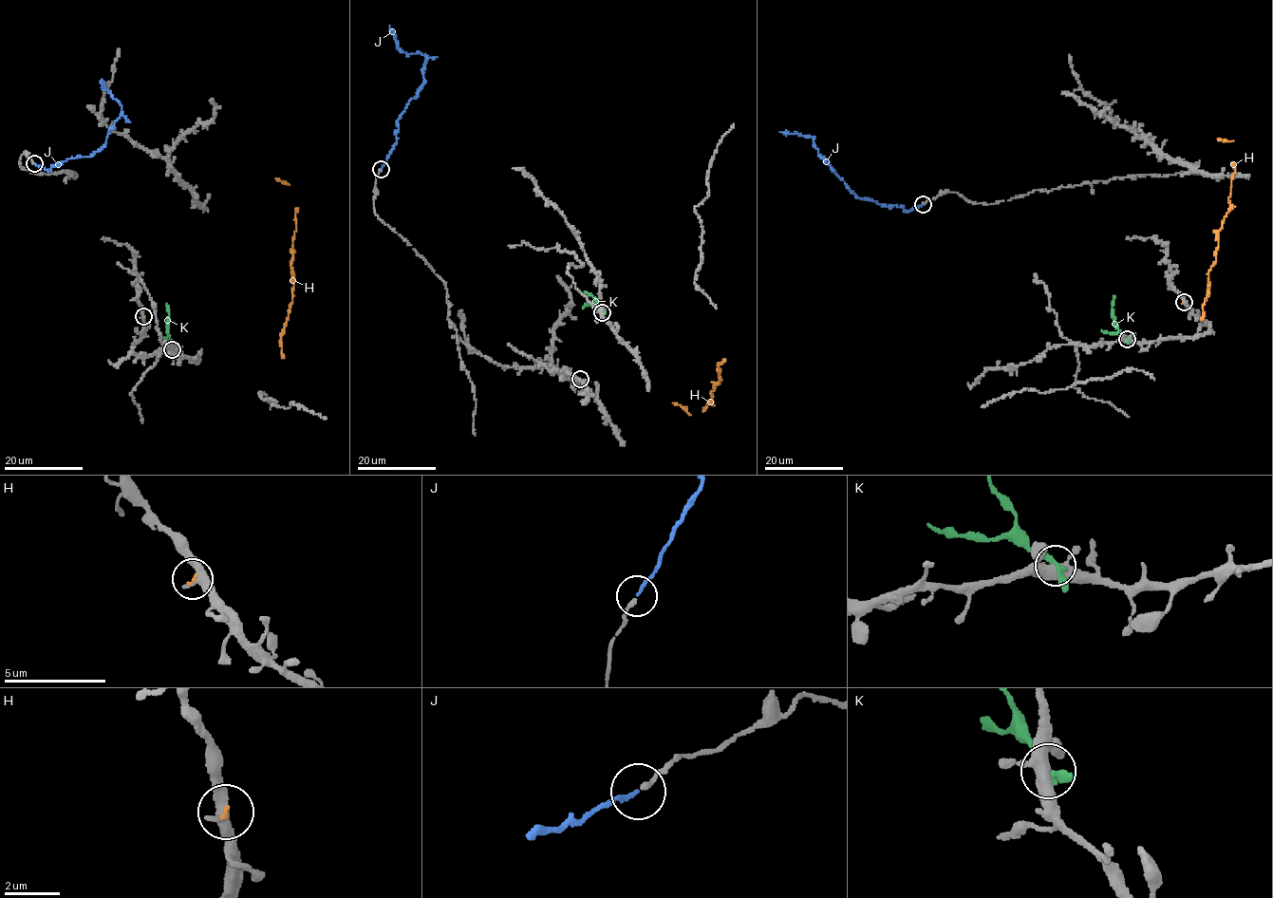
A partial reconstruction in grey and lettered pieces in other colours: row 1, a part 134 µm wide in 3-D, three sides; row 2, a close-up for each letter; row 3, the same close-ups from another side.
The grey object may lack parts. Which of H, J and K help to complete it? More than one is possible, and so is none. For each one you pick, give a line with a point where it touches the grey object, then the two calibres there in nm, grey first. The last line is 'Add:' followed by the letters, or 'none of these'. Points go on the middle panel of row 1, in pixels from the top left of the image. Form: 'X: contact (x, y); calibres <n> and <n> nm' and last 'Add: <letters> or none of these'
J: contact (381, 169); calibres 180 and 130 nm
Add: J

